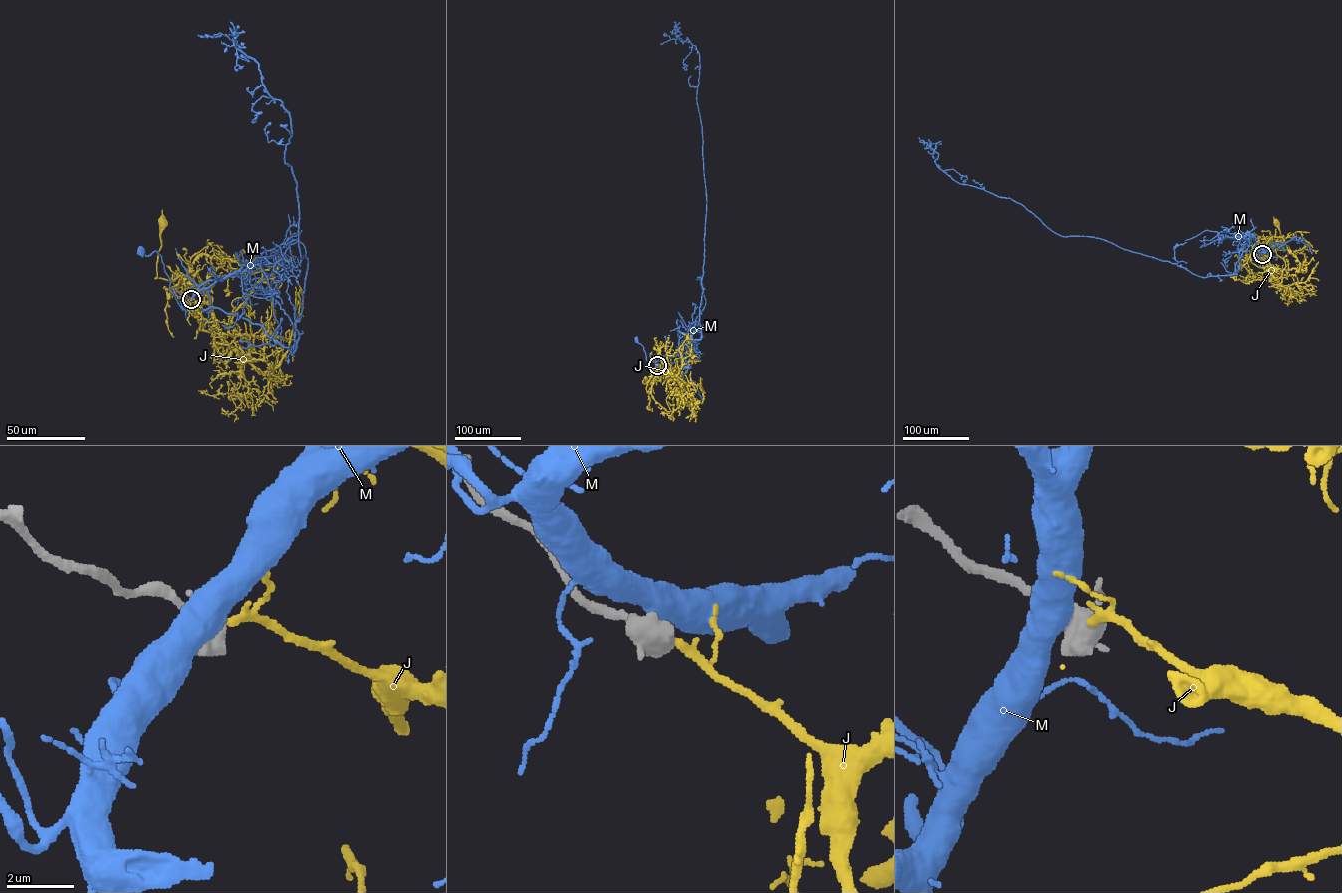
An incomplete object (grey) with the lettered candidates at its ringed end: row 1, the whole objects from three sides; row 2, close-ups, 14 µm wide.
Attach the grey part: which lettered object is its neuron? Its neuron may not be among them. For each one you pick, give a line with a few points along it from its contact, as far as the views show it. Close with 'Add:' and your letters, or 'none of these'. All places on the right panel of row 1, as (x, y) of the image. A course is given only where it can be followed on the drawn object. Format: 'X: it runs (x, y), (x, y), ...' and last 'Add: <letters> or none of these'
J: it runs (1262, 254), (1264, 256), (1268, 244), (1281, 245), (1277, 245), (1280, 232), (1275, 223)
Add: J

